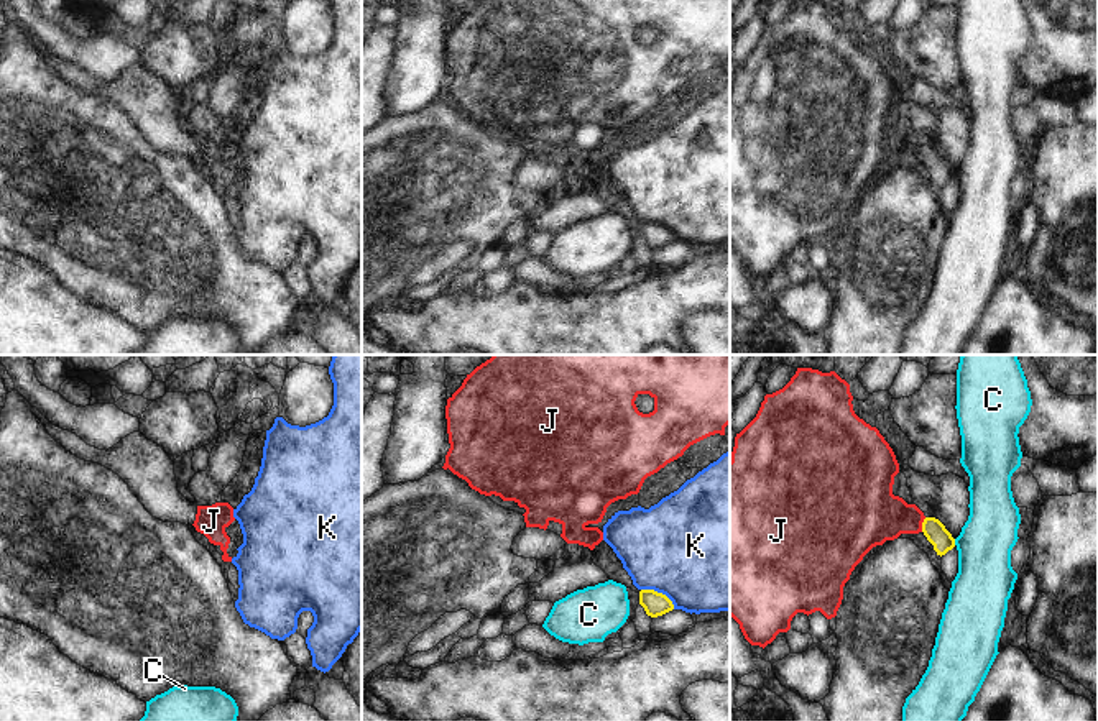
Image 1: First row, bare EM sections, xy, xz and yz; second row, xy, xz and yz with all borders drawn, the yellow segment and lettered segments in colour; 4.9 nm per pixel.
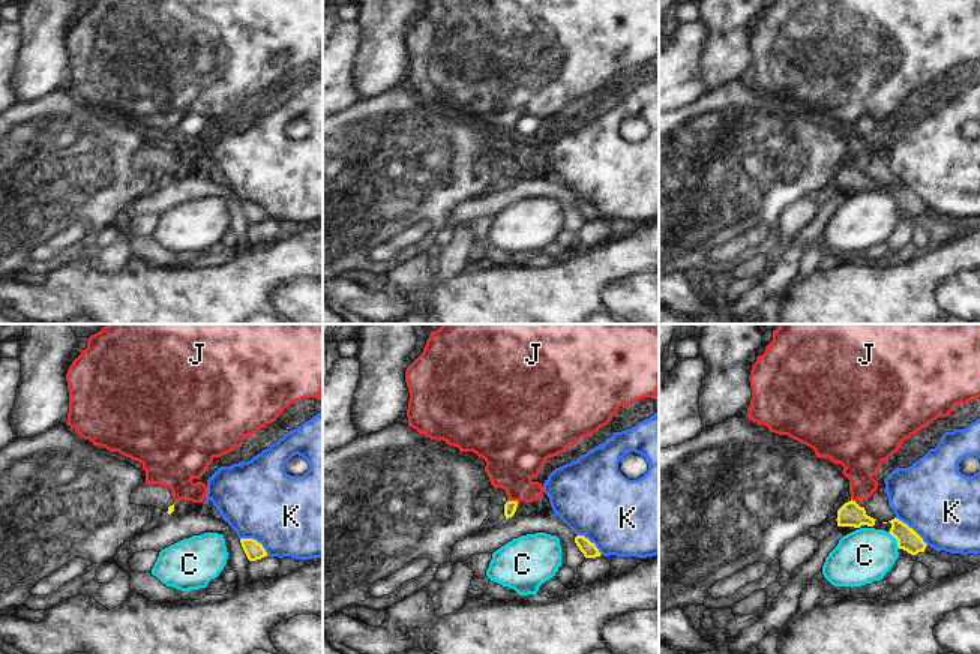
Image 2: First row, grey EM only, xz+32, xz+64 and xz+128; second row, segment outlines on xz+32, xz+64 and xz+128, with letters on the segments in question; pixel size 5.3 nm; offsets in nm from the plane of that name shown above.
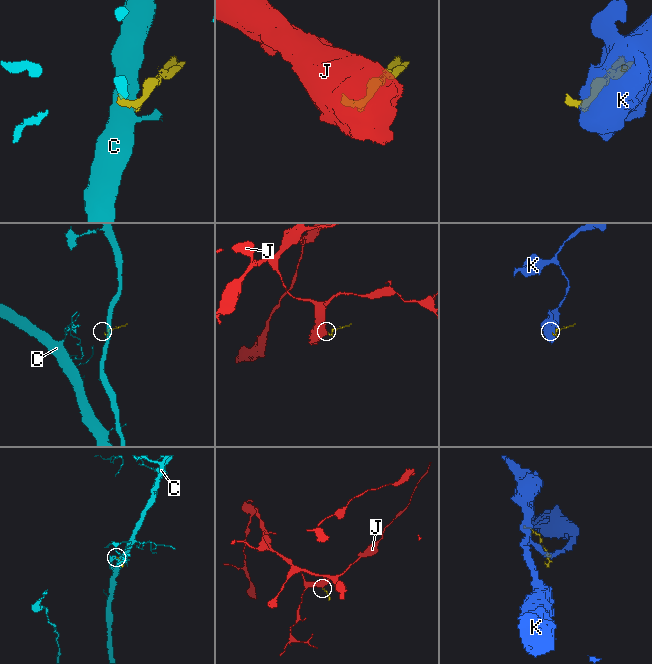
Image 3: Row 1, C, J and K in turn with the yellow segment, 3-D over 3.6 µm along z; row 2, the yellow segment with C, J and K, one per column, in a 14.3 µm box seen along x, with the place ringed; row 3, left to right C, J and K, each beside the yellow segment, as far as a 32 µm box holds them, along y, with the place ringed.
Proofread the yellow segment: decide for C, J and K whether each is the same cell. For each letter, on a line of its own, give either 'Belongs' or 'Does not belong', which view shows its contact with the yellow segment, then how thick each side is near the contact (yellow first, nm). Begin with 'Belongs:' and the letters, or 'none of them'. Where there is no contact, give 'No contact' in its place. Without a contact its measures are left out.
Belongs: none of them
C: Does not belong. Touches yellow in yz. Thickness 110 nm (yellow) against 280 nm
J: Does not belong. Touches yellow in yz. Thickness 110 nm (yellow) against 280 nm
K: Does not belong. Touches yellow in xz. Thickness 120 nm (yellow) against 480 nm.

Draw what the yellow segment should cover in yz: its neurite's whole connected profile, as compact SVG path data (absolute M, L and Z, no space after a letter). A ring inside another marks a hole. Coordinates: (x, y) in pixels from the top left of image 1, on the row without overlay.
M925 149L922 154L922 164L927 172L934 177L937 187L945 187L955 179L955 171L945 161L945 158L935 149Z

